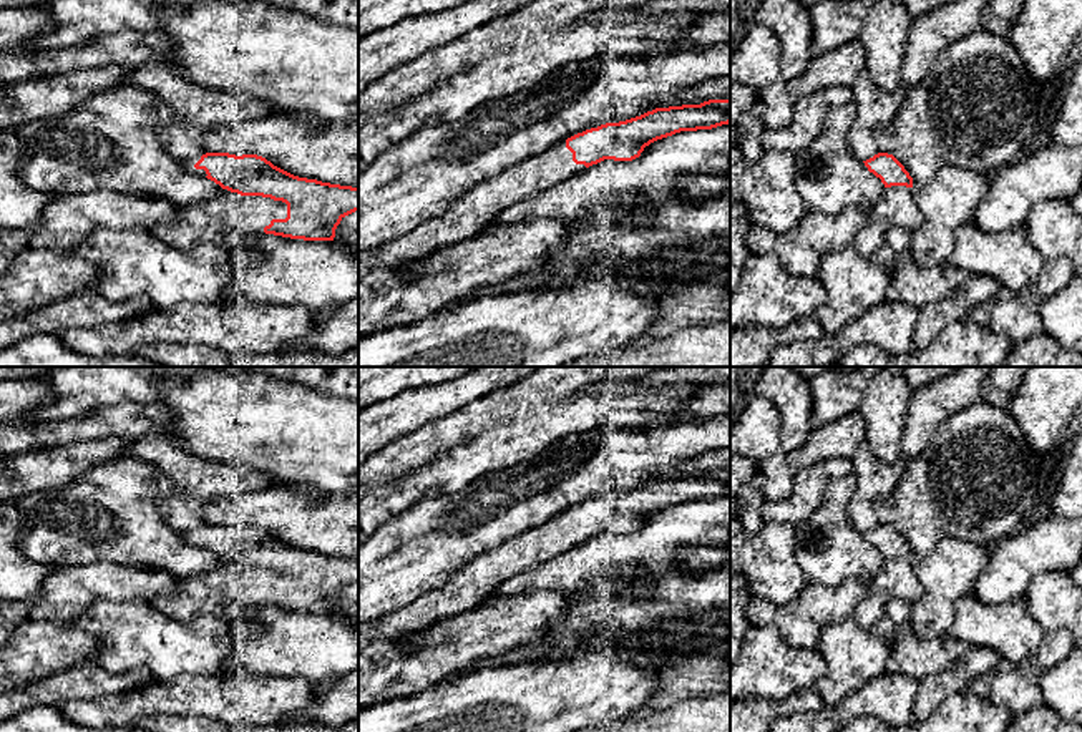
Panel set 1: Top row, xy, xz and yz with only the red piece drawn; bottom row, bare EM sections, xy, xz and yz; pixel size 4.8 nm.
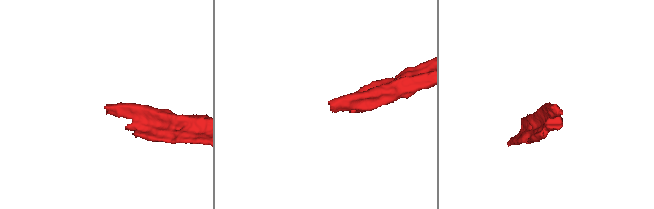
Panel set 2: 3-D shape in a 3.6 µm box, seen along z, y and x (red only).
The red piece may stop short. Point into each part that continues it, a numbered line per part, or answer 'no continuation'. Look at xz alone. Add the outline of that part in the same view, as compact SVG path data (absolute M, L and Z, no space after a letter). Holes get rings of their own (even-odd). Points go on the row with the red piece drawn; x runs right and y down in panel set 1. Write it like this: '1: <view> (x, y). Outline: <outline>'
1: xz (470, 214). Outline: M561 141L549 151L528 158L498 176L483 181L458 198L448 211L420 222L370 251L358 254L358 281L370 271L397 271L420 261L445 244L478 236L508 206L529 199L582 171L573 153Z

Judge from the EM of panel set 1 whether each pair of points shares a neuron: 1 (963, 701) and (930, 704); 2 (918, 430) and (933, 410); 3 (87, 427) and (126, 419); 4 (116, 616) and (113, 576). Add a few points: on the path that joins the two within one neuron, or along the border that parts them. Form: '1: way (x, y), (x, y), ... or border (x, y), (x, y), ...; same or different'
1: border (966, 688), (951, 692), (931, 714); different
2: way (920, 425), (928, 415); same
3: way (97, 425), (116, 420); same
4: border (148, 601), (97, 601), (80, 618); different

